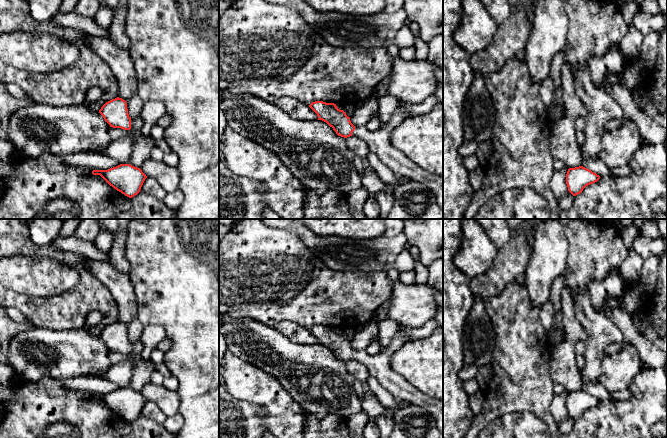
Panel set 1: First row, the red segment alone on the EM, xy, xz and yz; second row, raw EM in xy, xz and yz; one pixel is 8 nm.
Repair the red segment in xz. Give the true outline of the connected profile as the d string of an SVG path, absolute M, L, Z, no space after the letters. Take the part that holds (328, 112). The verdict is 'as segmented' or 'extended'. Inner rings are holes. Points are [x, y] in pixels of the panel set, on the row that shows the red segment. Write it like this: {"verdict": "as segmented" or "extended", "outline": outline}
{"verdict": "extended", "outline": "M315 101L309 107L317 114L318 120L326 122L338 136L356 136L364 140L370 152L375 153L395 175L425 184L443 209L443 177L423 170L390 143L392 130L411 117L406 105L398 104L390 120L377 131L370 131L365 126L355 127L350 117L334 103Z"}

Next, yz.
{"verdict": "as segmented", "outline": "M583 166L569 168L566 174L568 191L573 196L580 194L586 186L597 182L599 179L599 175Z"}

